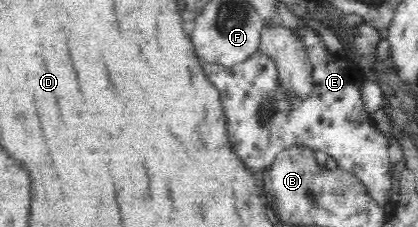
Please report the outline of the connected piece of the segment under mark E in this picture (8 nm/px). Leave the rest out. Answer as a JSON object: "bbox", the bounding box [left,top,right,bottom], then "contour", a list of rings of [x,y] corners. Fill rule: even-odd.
{"bbox":[200,26,391,206],"contour":[[[305,26],[292,31],[302,40],[312,63],[312,89],[306,100],[293,100],[292,95],[280,91],[276,63],[260,50],[234,66],[200,62],[205,76],[220,94],[234,154],[254,173],[264,172],[279,152],[291,146],[321,150],[332,156],[338,167],[357,175],[374,201],[384,206],[391,204],[390,139],[374,128],[372,117],[364,108],[360,90],[362,71],[352,60],[333,58],[316,30]],[[268,107],[273,112],[269,119],[260,115],[260,110]]]}

